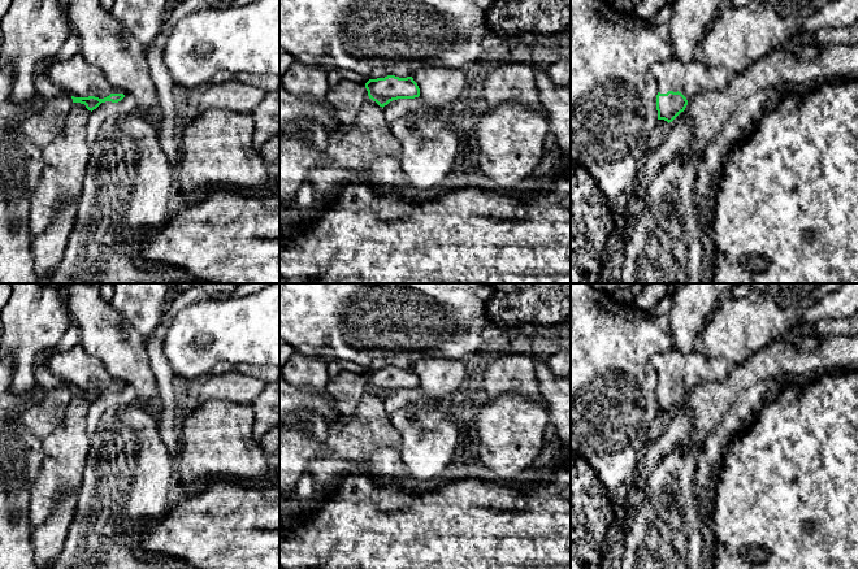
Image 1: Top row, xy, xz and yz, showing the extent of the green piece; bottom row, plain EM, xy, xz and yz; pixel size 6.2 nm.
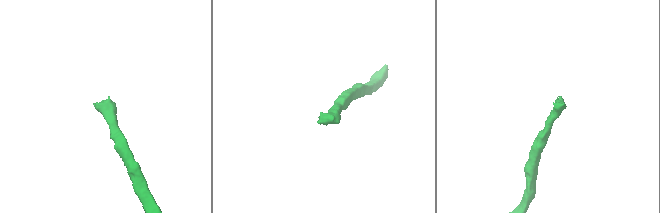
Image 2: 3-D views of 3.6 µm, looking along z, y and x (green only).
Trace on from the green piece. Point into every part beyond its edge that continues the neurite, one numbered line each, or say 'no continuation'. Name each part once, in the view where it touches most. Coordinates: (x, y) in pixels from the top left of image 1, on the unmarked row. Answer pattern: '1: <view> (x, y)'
1: xy (79, 369)

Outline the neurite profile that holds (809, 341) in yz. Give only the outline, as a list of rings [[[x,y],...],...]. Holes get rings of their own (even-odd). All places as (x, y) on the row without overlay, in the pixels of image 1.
[[[790,331],[784,339],[796,344],[800,349],[809,351],[819,346],[822,335],[816,333],[807,333],[803,335],[797,335]]]

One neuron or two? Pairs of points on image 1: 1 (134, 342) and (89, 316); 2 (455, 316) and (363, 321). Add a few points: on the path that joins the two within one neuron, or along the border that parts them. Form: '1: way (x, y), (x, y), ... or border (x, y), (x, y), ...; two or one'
1: way (122, 342), (117, 342), (100, 325); one
2: way (432, 316), (386, 316); one

